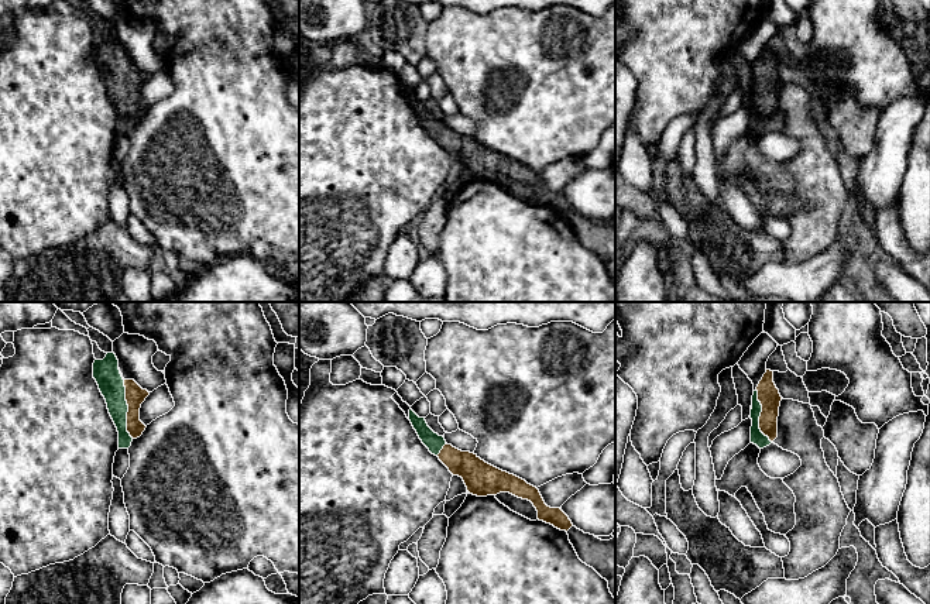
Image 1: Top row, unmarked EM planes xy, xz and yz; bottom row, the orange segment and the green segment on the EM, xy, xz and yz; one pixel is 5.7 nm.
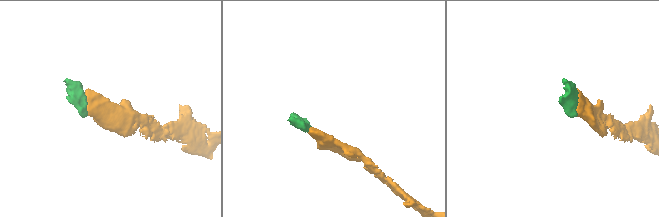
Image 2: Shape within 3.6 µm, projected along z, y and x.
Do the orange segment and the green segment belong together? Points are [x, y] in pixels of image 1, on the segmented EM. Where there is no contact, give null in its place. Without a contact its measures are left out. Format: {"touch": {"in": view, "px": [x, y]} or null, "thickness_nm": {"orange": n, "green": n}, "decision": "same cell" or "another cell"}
{"touch": {"in": "xy", "px": [129, 409]}, "thickness_nm": {"orange": 110, "green": 150}, "decision": "same cell"}

